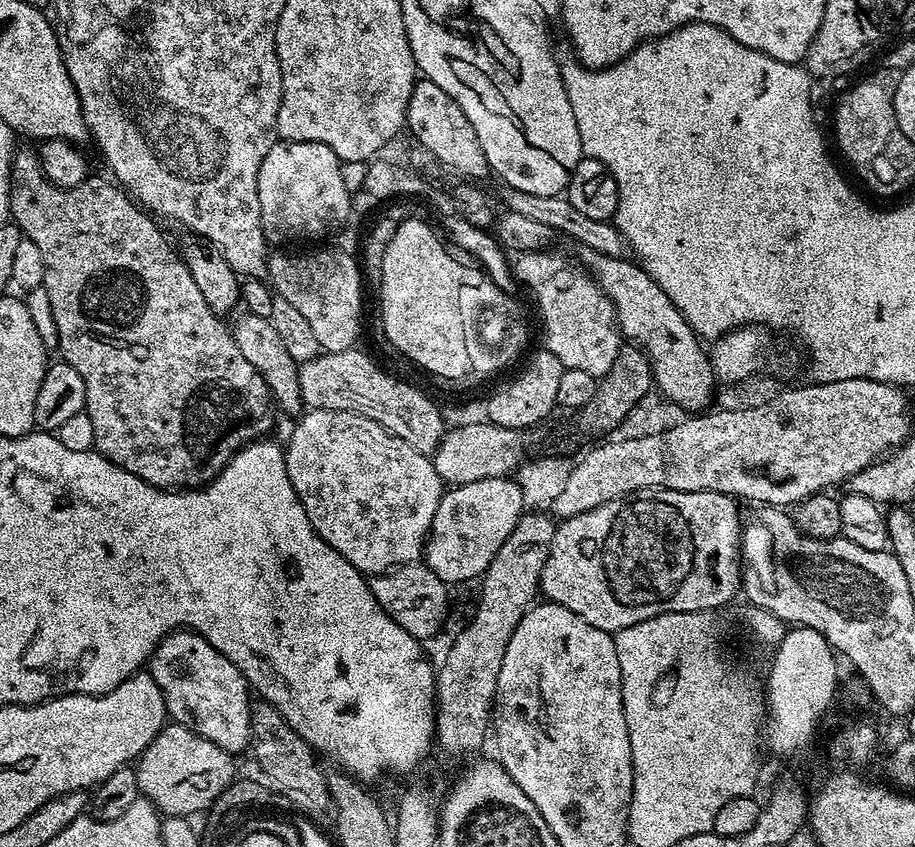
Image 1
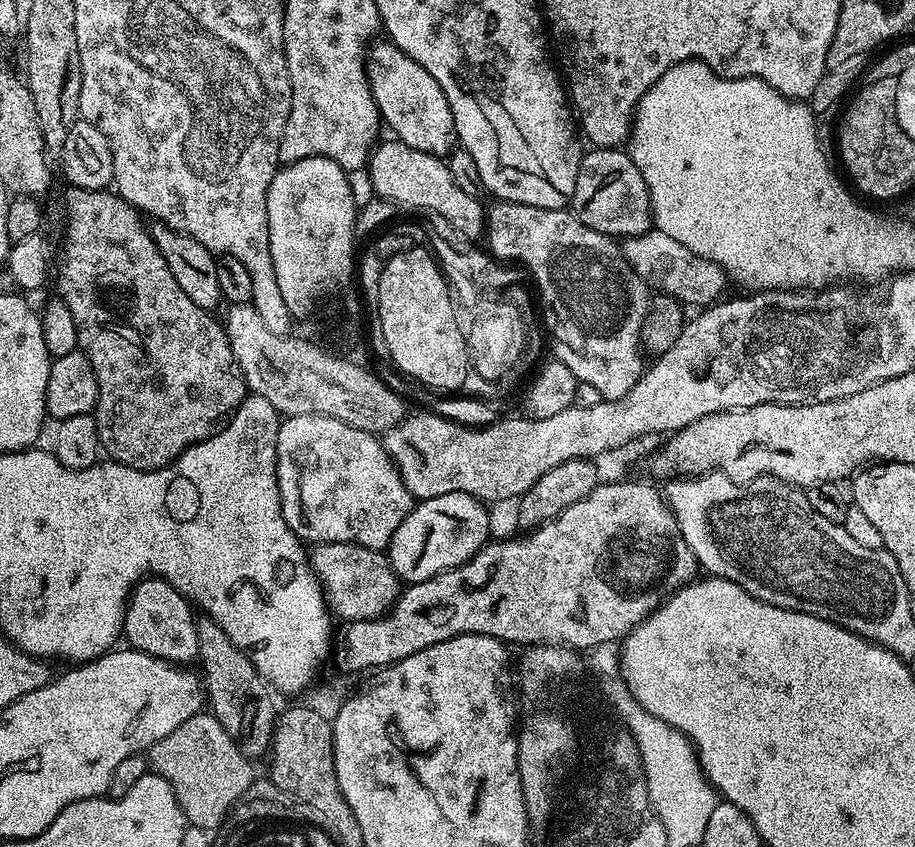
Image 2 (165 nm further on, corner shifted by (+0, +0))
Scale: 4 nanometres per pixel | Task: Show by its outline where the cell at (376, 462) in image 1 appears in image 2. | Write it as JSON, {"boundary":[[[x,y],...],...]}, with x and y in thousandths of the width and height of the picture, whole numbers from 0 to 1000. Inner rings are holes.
{"boundary":[[[316,491],[306,502],[302,532],[304,579],[308,607],[329,639],[355,642],[383,640],[412,649],[423,648],[431,626],[439,621],[452,599],[452,587],[437,563],[433,547],[424,540],[419,523],[408,511],[397,510],[360,491]]]}

